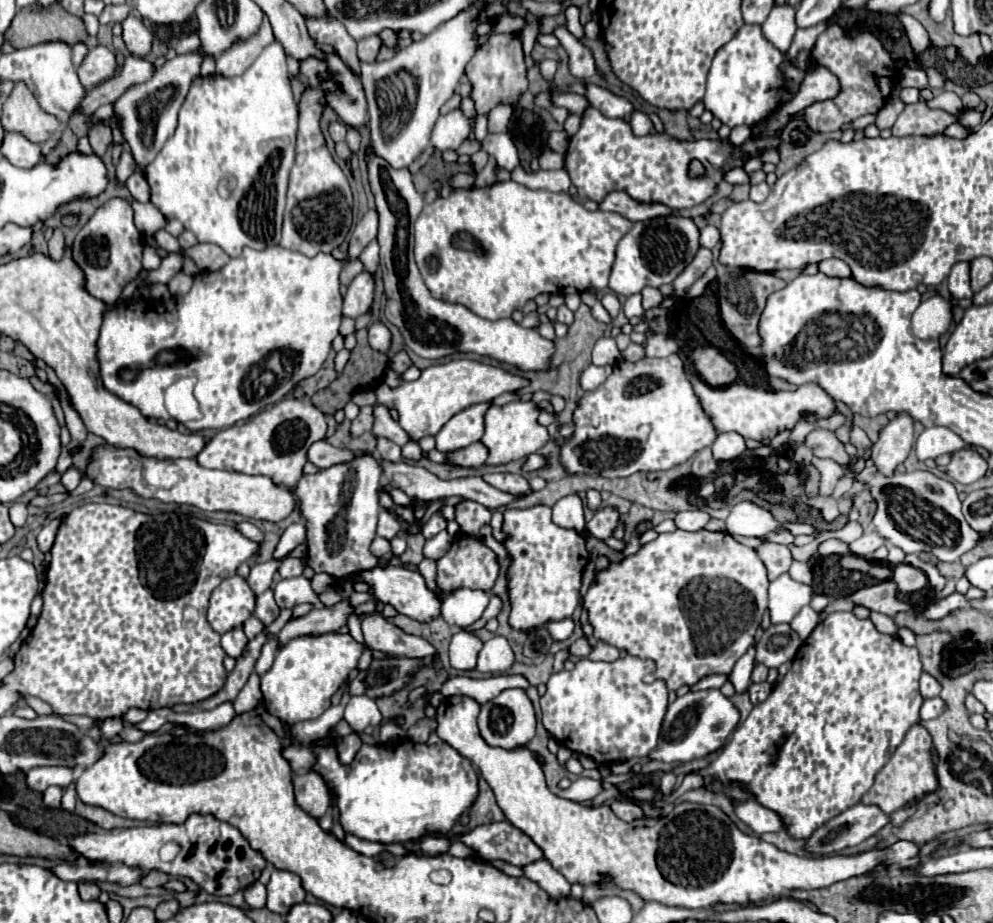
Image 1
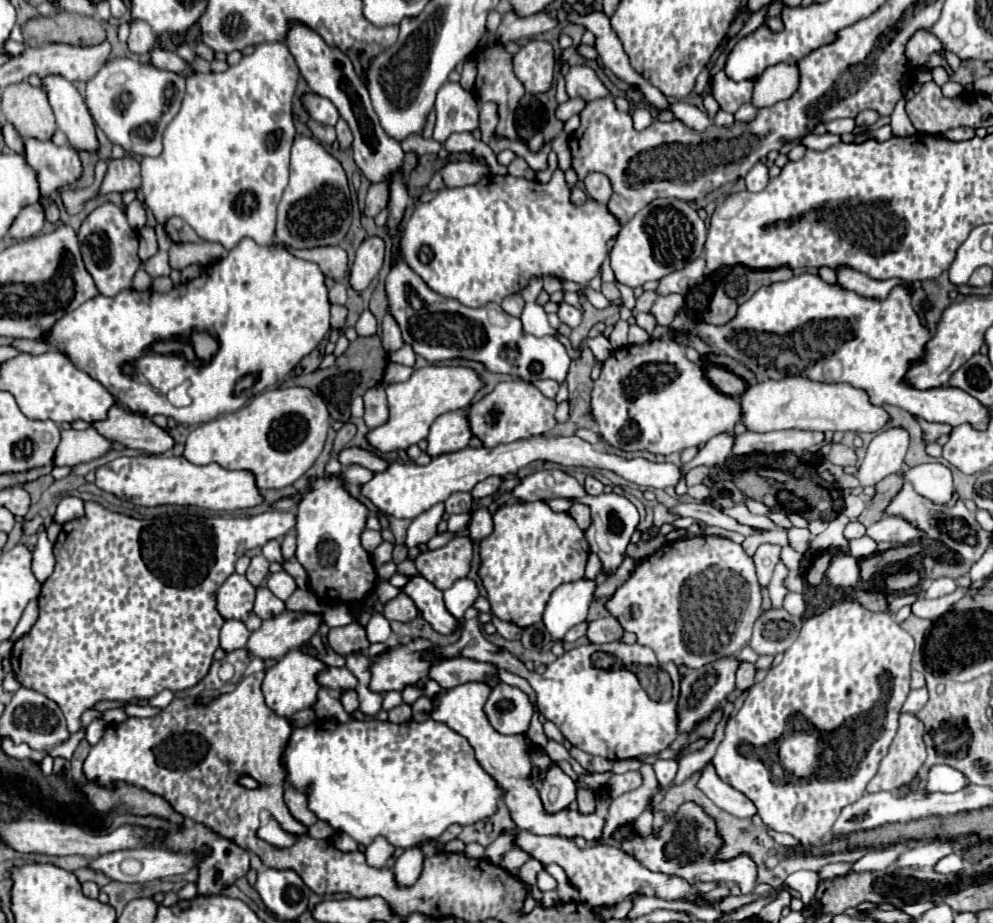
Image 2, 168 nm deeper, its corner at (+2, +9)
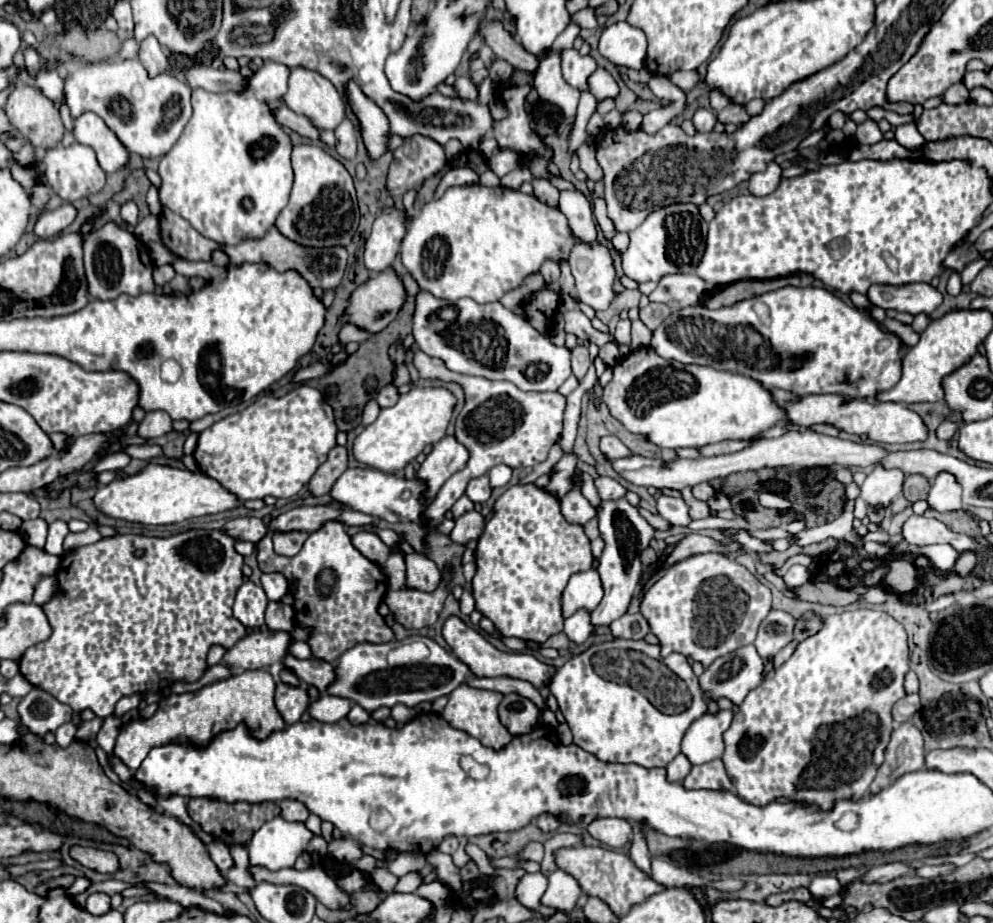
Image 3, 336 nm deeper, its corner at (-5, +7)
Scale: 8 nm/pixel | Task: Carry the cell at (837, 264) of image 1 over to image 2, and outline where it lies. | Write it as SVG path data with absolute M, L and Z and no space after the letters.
M838 269L836 271L838 275L838 283L848 289L848 291L854 291L862 297L870 297L870 299L878 299L878 301L884 301L888 297L888 293L896 287L896 285L904 285L910 289L910 285L906 285L904 281L900 279L886 279L886 281L876 281L876 279L870 279L866 277L864 273L858 273L854 269Z

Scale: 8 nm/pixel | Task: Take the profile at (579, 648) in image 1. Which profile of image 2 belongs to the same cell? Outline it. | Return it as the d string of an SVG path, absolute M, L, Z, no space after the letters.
M604 617L604 619L598 619L598 621L592 621L590 627L588 627L588 639L592 643L610 643L610 641L616 641L620 639L624 633L622 625L618 623L616 617Z

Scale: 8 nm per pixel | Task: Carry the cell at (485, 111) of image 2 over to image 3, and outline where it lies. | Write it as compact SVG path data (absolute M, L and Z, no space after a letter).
M457 77L455 89L457 89L459 95L463 95L463 97L467 97L467 99L471 99L471 101L475 101L477 95L479 95L479 93L477 93L477 87L469 81L469 77Z

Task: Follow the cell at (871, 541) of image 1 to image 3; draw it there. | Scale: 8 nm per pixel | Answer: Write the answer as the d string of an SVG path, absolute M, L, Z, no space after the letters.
M913 515L903 523L903 531L901 531L903 539L907 543L915 543L915 545L937 545L937 543L947 543L951 545L955 551L963 553L963 551L973 551L977 547L977 543L973 539L969 539L967 535L959 535L949 531L941 521L937 519L927 519L927 517L919 517Z

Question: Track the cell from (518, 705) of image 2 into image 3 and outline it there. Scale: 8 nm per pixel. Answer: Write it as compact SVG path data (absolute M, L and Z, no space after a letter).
M517 693L505 695L499 705L499 719L511 735L529 733L535 727L537 717L539 717L539 709L535 707L535 703Z

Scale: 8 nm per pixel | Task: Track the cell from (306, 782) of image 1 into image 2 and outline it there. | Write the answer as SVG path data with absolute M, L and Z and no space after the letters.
M284 789L284 801L288 805L288 811L292 813L292 817L296 821L300 821L302 825L310 827L312 823L316 823L318 819L314 817L314 813L310 813L308 805L306 805L306 797L302 797L302 793L298 793L296 789Z

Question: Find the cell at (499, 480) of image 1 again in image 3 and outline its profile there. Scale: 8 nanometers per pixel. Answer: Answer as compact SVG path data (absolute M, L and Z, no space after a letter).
M483 475L483 477L473 479L465 493L473 503L485 503L491 497L491 491L493 491L493 487L489 485L489 477Z

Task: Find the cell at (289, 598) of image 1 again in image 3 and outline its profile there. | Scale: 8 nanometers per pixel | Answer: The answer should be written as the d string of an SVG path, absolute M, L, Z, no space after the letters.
M265 573L261 577L261 587L267 593L267 599L271 601L279 601L287 589L289 589L289 581L285 579L285 575L277 575L277 573Z

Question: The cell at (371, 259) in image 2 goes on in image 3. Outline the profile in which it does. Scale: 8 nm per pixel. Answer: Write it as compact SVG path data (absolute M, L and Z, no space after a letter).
M393 205L385 207L383 215L375 219L373 231L365 241L365 267L371 273L381 273L391 267L405 235L405 221L407 213Z

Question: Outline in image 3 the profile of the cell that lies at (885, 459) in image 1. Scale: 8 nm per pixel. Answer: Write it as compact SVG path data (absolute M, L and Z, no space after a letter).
M875 465L875 469L867 475L865 483L861 485L861 497L869 505L889 505L893 497L901 493L903 485L903 471L901 469L885 469L881 465Z

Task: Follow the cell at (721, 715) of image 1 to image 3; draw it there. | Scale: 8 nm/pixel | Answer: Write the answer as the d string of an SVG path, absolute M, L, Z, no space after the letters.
M745 645L741 649L737 649L735 653L731 655L725 655L717 661L713 661L705 671L703 675L699 677L699 683L701 683L701 689L703 689L703 695L705 699L711 699L711 701L719 701L721 697L727 697L731 699L735 705L741 705L745 701L745 695L753 689L753 687L759 687L763 681L763 659L759 657L759 653L755 651L755 645Z

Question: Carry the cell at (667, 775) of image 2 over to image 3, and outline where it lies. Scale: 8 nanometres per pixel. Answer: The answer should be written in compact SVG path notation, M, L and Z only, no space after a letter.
M677 755L669 765L667 765L667 775L669 775L669 781L673 781L673 783L681 783L683 779L685 779L685 775L689 775L689 771L691 771L691 763L689 763L689 759L685 757L685 755Z

